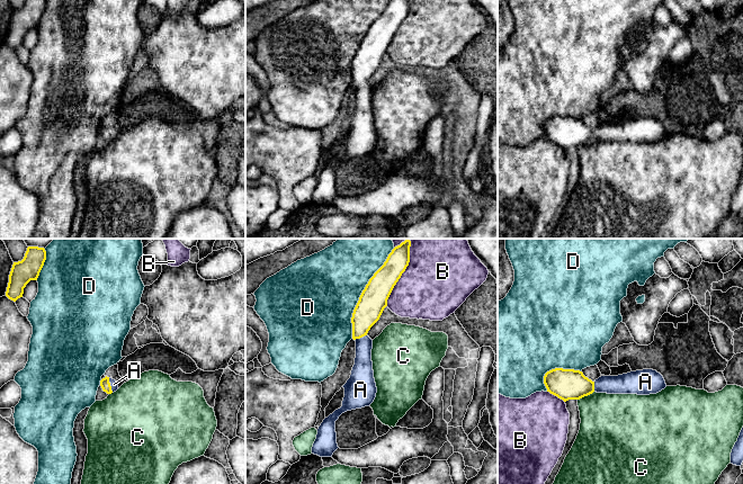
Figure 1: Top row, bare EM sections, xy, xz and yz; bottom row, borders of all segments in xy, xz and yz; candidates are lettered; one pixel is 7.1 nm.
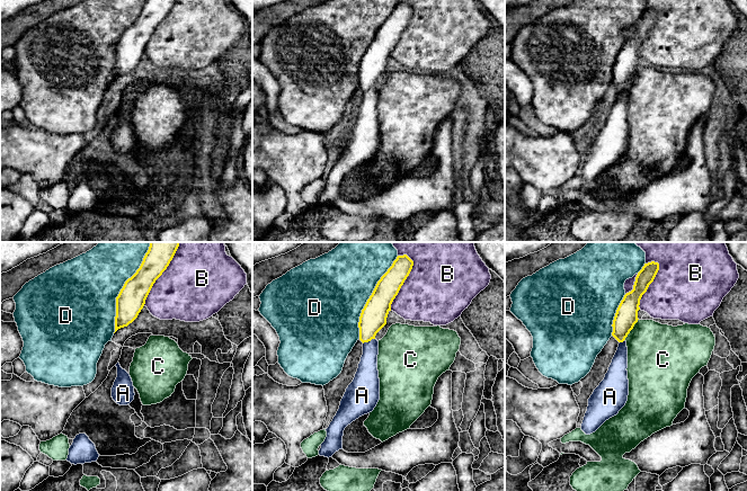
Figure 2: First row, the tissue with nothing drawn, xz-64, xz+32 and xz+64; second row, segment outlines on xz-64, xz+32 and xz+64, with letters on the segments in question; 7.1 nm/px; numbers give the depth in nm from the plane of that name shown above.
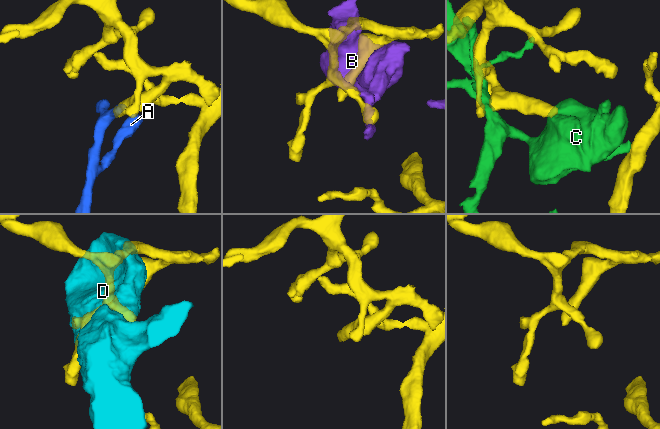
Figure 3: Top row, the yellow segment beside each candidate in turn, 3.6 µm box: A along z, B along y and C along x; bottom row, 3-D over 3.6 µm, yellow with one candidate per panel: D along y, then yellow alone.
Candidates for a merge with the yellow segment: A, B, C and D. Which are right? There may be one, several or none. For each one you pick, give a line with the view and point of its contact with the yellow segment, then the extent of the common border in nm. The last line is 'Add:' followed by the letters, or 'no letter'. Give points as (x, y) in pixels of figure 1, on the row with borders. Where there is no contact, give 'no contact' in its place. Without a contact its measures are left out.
A: meets yellow in xy at (109, 385); contact 110 nm long
Add: A

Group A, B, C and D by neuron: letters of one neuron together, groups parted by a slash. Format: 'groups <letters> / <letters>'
groups A / B / C / D

